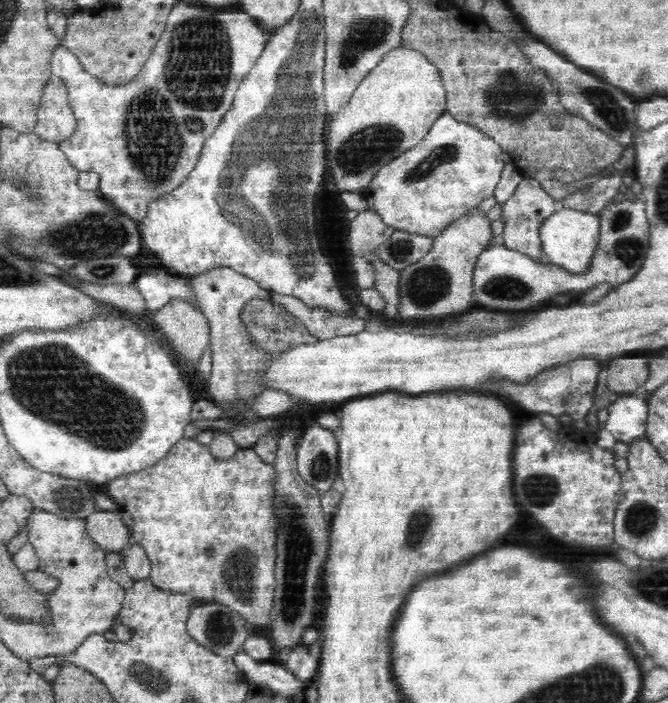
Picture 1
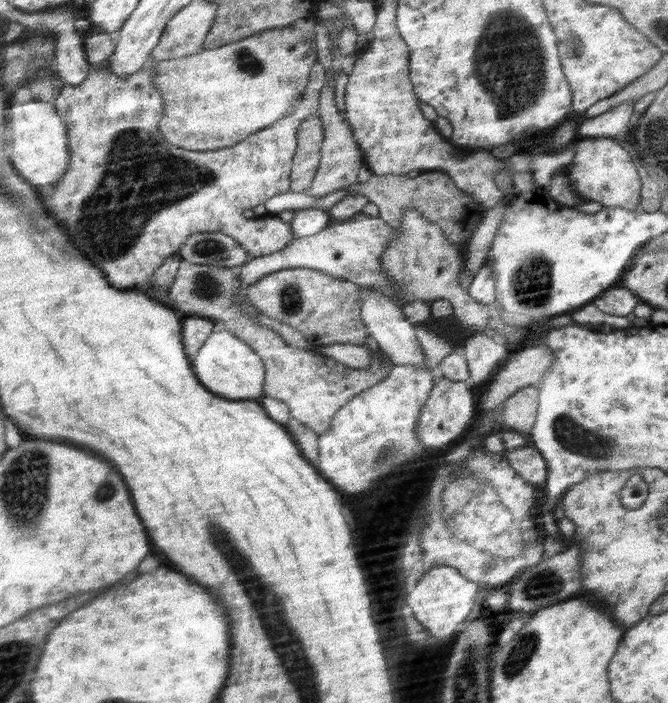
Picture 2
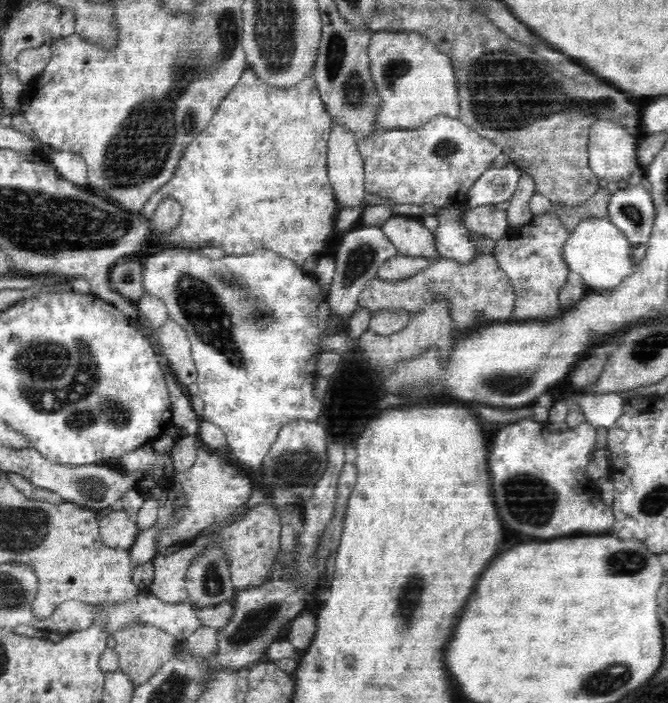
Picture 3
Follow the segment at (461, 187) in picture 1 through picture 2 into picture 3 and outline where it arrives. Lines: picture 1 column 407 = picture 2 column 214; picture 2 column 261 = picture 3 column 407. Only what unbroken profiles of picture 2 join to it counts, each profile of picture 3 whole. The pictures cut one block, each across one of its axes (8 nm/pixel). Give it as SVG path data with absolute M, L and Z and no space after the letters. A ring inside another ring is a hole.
M436 116L418 130L388 130L376 132L358 142L358 150L363 160L365 190L389 198L395 204L431 204L436 209L442 206L463 206L468 200L468 192L474 182L486 172L494 158L502 154L501 146L480 136L475 130L449 116ZM394 215L380 229L402 256L425 257L428 260L441 258L436 251L435 234L417 218Z

